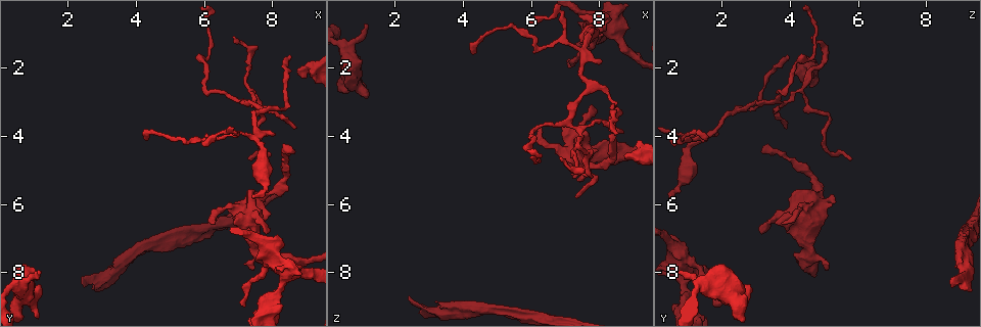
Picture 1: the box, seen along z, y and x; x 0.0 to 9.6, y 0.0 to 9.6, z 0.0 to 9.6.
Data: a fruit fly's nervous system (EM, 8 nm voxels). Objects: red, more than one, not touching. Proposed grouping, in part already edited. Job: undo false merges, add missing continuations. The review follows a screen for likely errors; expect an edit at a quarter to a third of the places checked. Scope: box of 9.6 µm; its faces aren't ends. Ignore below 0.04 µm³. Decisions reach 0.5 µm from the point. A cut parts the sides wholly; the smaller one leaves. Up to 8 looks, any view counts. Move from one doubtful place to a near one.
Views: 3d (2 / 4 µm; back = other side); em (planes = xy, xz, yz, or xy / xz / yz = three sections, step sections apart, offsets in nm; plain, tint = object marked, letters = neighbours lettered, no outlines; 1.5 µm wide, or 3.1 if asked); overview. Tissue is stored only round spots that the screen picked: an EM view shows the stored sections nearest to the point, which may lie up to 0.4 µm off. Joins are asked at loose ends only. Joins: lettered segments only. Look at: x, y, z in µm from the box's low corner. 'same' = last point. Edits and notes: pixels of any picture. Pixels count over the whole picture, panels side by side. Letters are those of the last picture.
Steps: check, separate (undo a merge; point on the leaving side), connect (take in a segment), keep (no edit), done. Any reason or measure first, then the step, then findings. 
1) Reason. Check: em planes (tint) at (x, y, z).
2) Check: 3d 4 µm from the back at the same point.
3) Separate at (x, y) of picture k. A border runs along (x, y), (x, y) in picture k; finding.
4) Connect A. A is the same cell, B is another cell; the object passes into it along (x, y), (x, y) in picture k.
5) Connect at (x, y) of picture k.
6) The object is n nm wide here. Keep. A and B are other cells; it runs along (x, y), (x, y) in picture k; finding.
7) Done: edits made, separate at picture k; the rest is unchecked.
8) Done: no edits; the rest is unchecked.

Branch stops here. Check: em xy step 4 (letters) at (7.15, 9.05, 1.85).

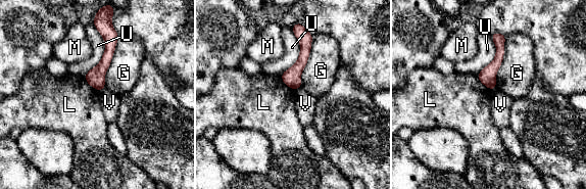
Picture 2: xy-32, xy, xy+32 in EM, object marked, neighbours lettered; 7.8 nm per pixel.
The object is 140 nm wide here. Keep. G, L, M, U and V are other cells; a border runs along (280, 77), (286, 85), (295, 90) in picture 2; no lettered segment goes on from it.

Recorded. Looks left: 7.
An open end. Check: 3d 2 µm at (1.15, 8.10, 0.75).

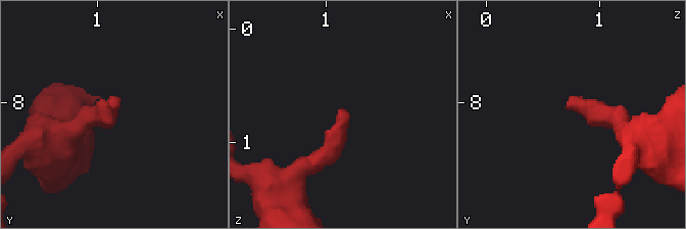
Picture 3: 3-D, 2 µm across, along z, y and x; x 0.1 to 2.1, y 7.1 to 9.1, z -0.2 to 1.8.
Check: em yz step 8 (letters) at (1.16, 8.04, 0.74).

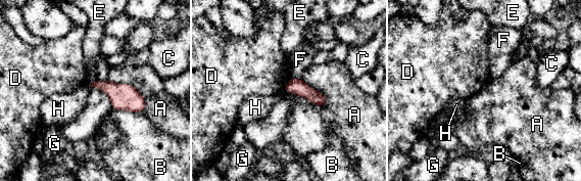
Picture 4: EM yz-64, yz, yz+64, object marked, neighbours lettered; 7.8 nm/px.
Cut it another way. Check: em planes (letters) at the same point.

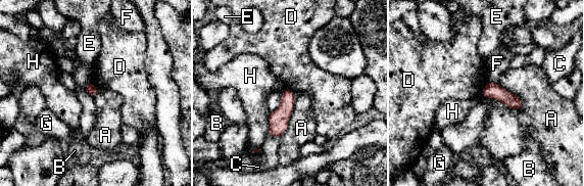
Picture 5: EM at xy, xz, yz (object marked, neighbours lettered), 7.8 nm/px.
The longest contact is with A, 340 nm. Keep. A, B, C, D, E, F, G and H are other cells; no lettered segment goes on from it.

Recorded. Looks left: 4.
Free end. Check: em xy step 4 (tint) at (8.65, 3.70, 3.90).

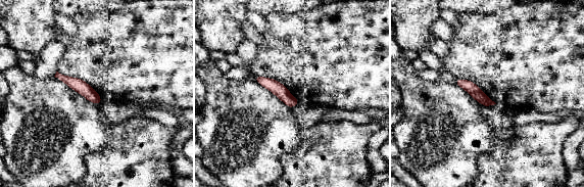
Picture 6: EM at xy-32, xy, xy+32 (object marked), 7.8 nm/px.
Check: em planes (tint) at the same point.

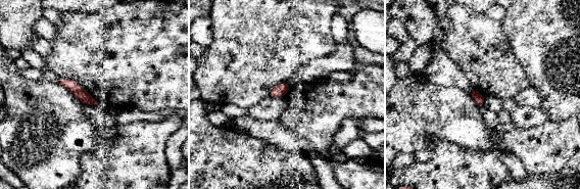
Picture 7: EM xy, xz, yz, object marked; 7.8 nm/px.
See the neighbours. Check: em planes (letters) at the same point.

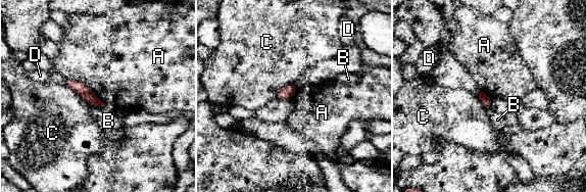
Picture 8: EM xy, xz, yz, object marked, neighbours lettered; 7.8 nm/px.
Keep. A, B, C and D are other cells; none of them fits.

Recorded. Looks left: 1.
Done: no edits; the rest is unchecked.

